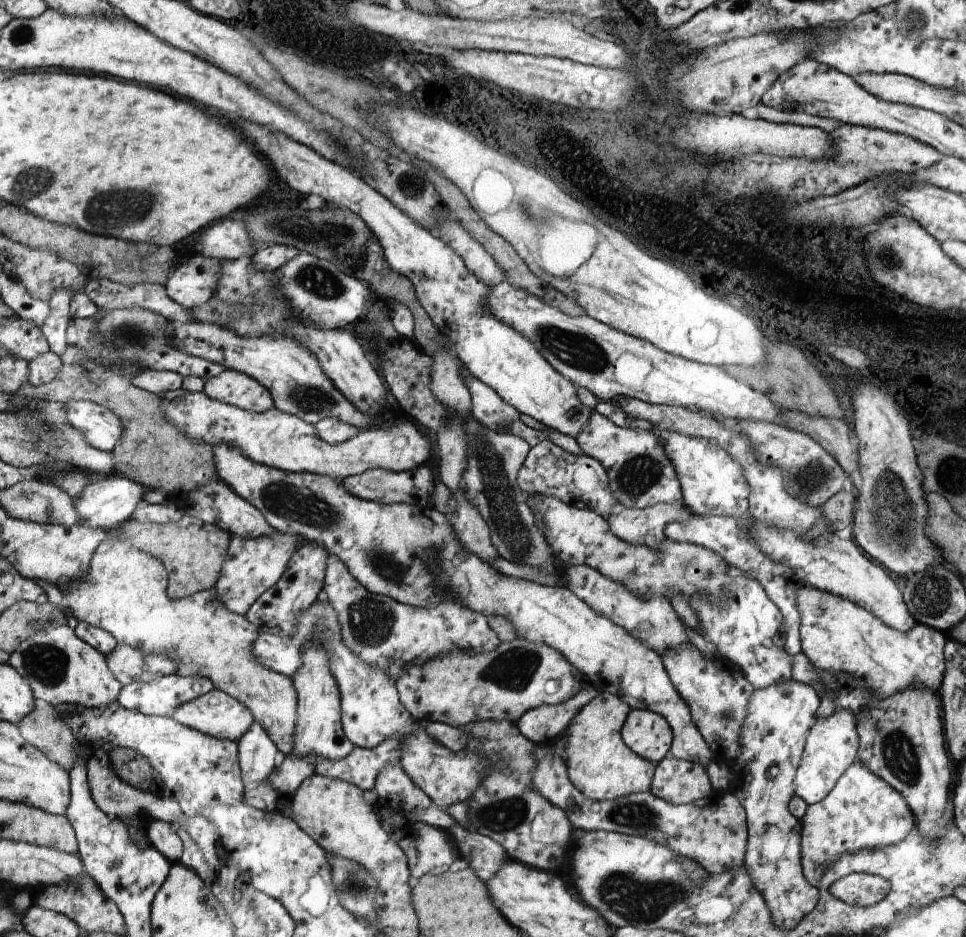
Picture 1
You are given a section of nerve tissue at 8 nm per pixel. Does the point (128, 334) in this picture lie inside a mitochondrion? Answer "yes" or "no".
yes

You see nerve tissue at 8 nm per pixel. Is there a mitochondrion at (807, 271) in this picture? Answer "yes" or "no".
no

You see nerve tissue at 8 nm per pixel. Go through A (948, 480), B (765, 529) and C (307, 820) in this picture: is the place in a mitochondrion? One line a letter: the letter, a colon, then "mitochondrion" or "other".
A: mitochondrion
B: other
C: other

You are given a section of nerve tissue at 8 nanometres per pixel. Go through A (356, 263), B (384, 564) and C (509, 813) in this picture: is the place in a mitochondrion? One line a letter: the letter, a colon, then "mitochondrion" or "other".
A: mitochondrion
B: mitochondrion
C: mitochondrion

